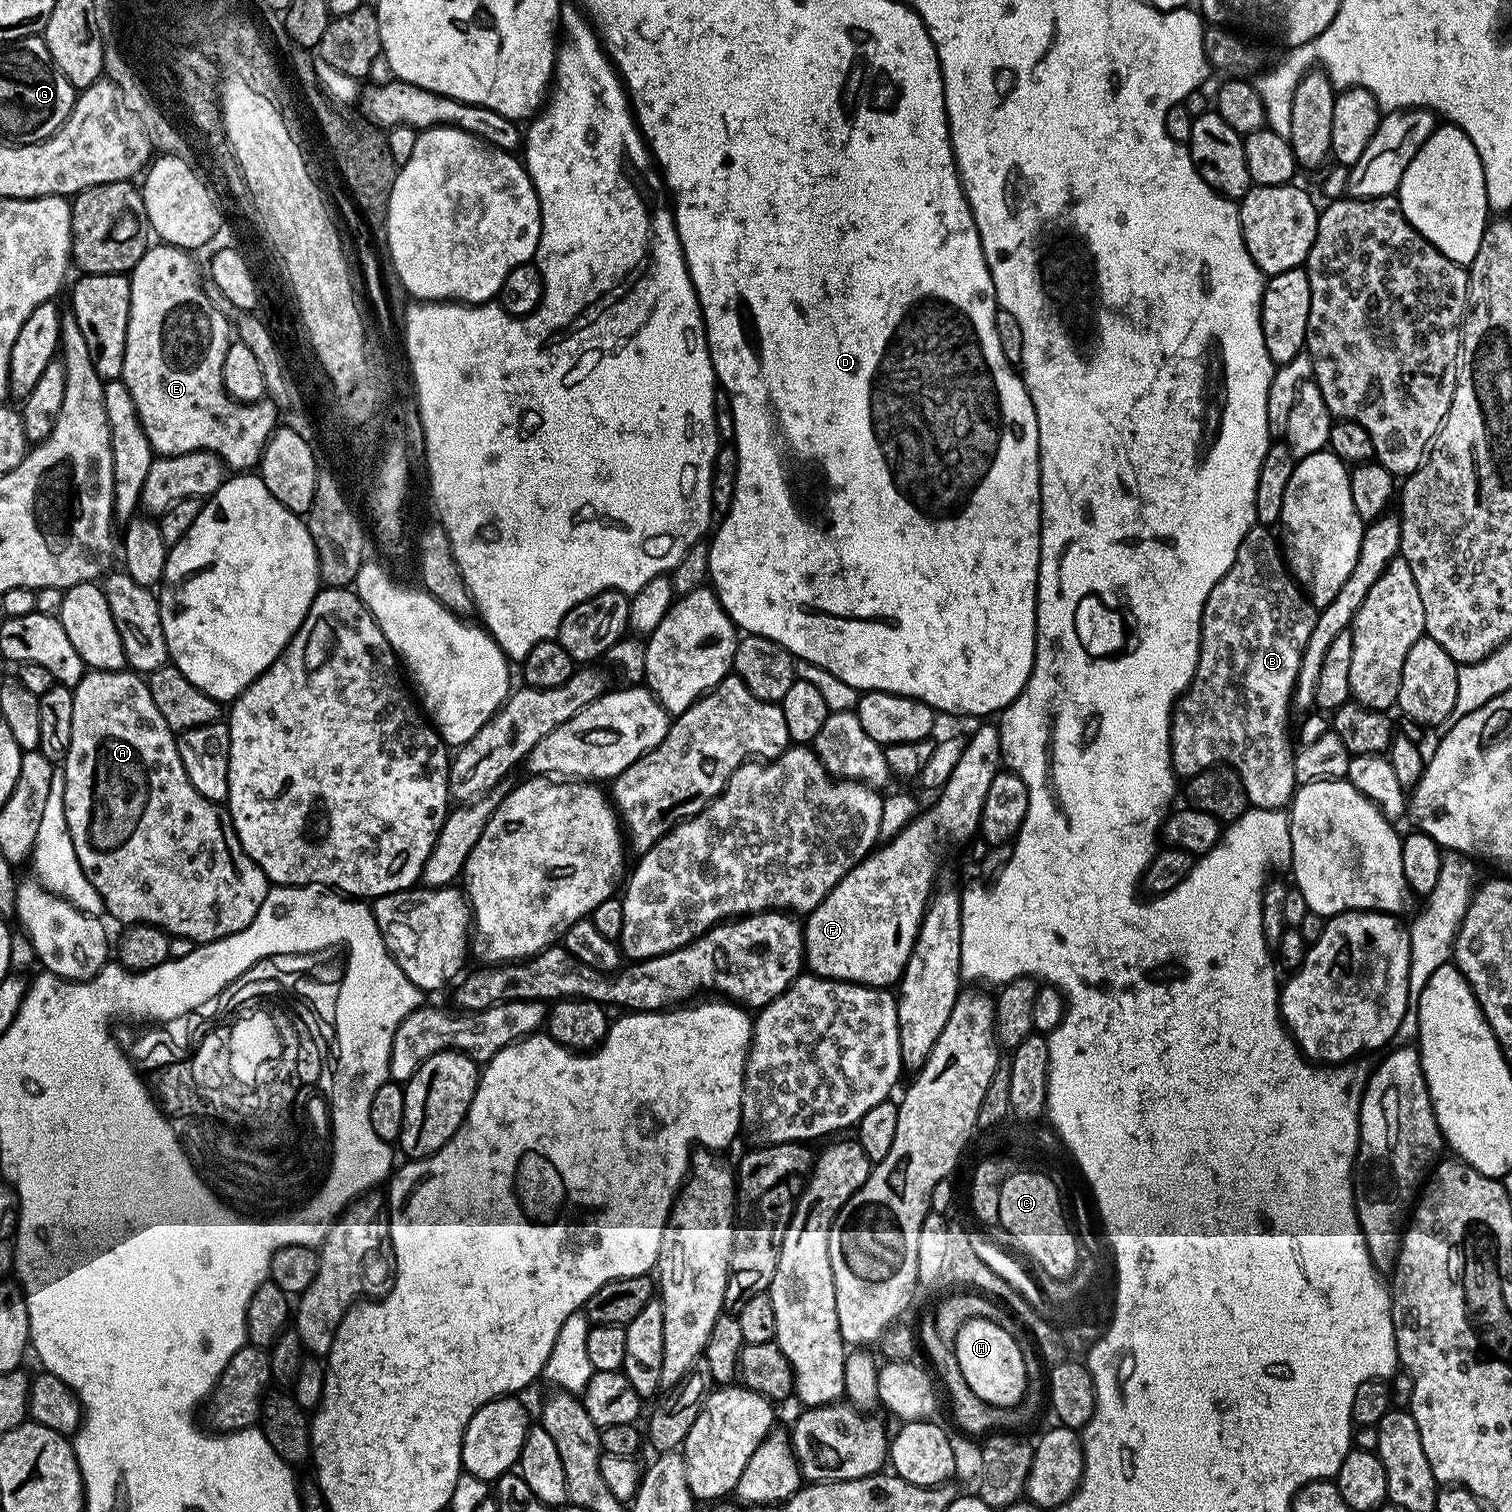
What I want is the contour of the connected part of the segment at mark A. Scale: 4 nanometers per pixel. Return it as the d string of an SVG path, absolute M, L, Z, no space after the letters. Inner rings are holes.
M106 670L85 671L82 679L72 689L74 698L74 723L70 733L70 746L66 758L62 762L64 774L64 809L66 810L66 826L70 830L70 842L74 842L74 854L78 854L78 862L90 878L90 886L98 890L104 903L105 913L121 925L149 924L158 926L169 936L190 938L199 946L221 940L227 936L238 936L246 926L254 922L258 910L262 910L262 902L266 902L266 894L270 887L268 876L242 850L242 842L238 842L238 834L232 825L232 818L221 805L213 800L202 798L198 790L194 790L194 782L186 778L186 766L182 766L182 758L178 754L176 736L170 726L166 726L166 718L154 706L154 698L150 698L148 681L143 675L131 670L107 672Z

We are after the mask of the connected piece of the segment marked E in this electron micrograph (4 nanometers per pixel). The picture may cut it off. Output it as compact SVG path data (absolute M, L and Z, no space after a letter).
M156 242L133 266L130 273L126 354L120 379L126 390L130 390L130 398L134 398L134 410L138 410L140 424L146 430L146 438L156 456L212 452L229 469L244 474L259 465L260 455L278 427L278 409L267 398L252 404L239 404L226 394L222 362L230 343L230 320L210 306L202 279L196 273L196 264L188 256L191 255L185 249Z

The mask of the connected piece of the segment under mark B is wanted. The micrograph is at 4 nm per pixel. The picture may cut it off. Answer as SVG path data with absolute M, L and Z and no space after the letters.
M1253 526L1242 538L1238 550L1234 554L1234 562L1230 570L1210 590L1210 598L1206 598L1206 606L1202 610L1200 619L1200 653L1196 663L1196 673L1185 690L1184 695L1176 701L1172 709L1172 729L1170 730L1170 763L1172 771L1177 777L1187 778L1198 774L1203 768L1210 768L1217 764L1226 764L1229 768L1235 768L1240 775L1240 781L1248 795L1249 805L1258 808L1283 809L1291 801L1297 787L1296 761L1294 748L1288 745L1288 708L1292 704L1292 691L1296 689L1296 679L1300 669L1300 656L1304 653L1306 642L1310 642L1310 630L1314 630L1317 609L1311 600L1296 583L1283 555L1281 545L1272 537L1273 529L1268 526Z

